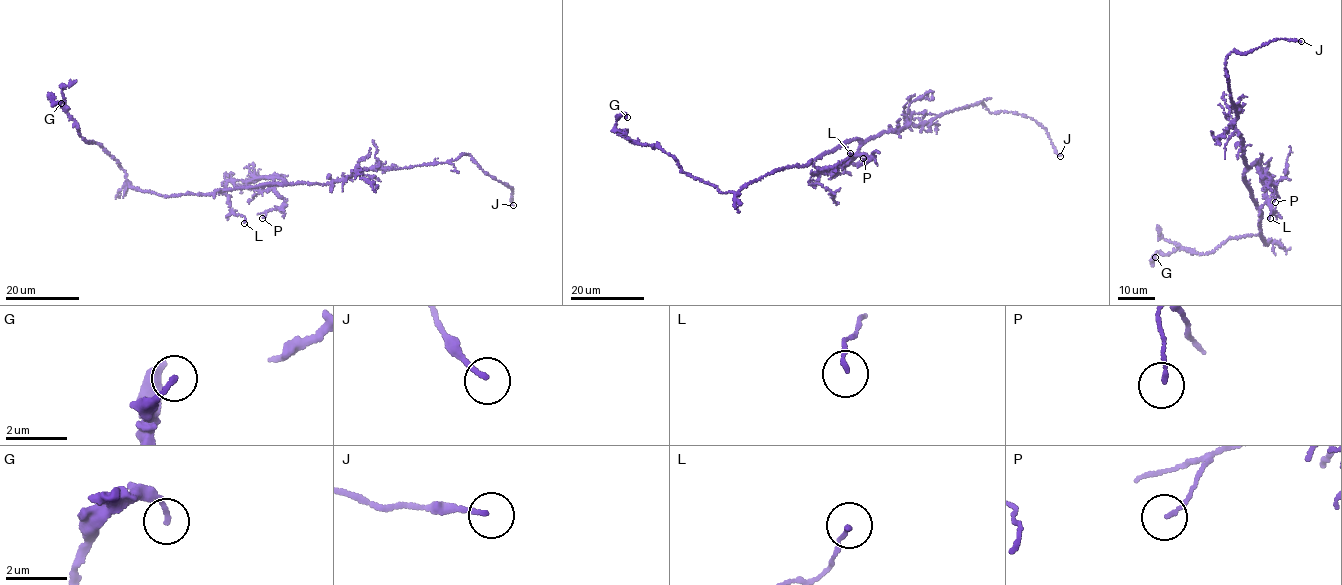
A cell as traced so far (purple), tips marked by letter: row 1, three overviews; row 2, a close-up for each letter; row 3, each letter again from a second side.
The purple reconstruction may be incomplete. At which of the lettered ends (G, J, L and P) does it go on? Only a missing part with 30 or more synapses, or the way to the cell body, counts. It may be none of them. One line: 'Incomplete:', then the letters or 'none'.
Incomplete: J

